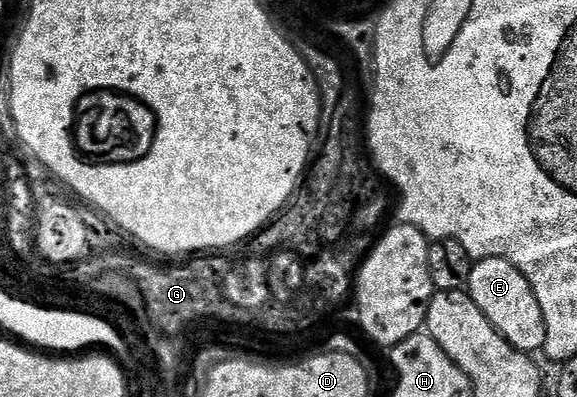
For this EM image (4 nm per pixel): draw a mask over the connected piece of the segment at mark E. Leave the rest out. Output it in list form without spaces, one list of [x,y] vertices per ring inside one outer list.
[[[496,257],[475,261],[471,266],[466,292],[471,294],[473,303],[481,307],[481,315],[485,315],[485,319],[489,319],[489,323],[493,323],[493,327],[513,347],[528,355],[538,354],[542,350],[547,332],[545,319],[541,315],[541,303],[537,303],[537,295],[533,295],[529,279],[525,279],[513,263]]]

